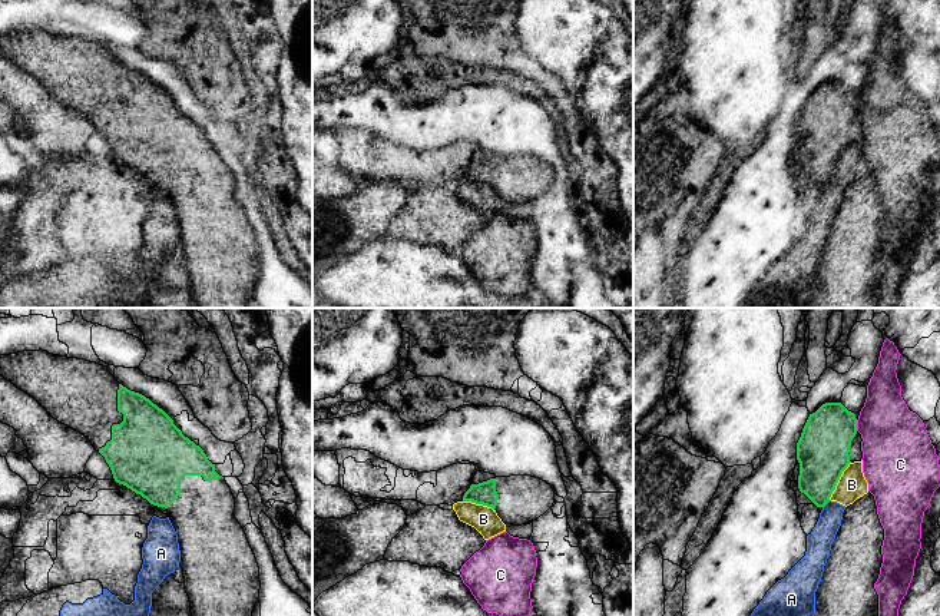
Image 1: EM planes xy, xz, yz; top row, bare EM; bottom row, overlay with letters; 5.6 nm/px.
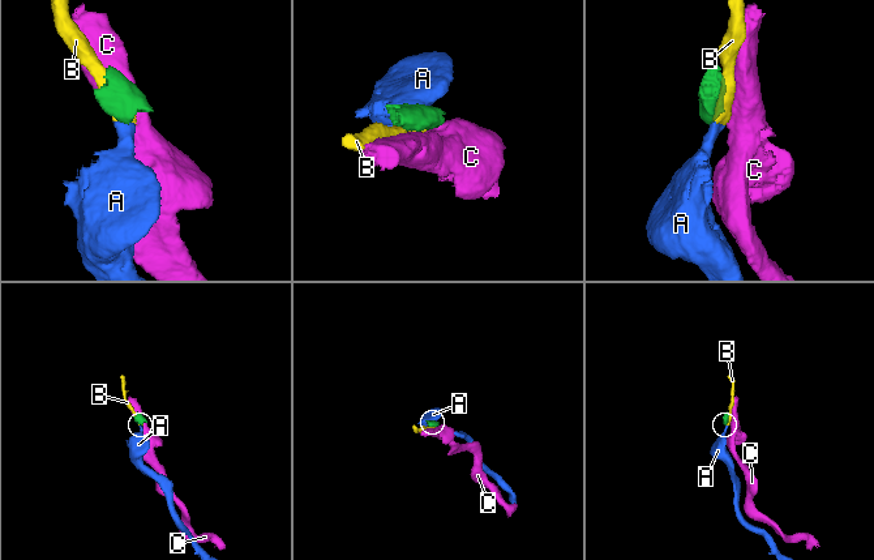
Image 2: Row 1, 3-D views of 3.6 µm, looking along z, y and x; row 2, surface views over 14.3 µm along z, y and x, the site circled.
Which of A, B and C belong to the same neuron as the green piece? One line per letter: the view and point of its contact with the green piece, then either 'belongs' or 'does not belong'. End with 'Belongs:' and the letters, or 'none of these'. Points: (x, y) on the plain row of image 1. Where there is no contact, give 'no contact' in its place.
A: contact yz (826, 182); does not belong
B: contact yz (838, 158); does not belong
C: contact yz (856, 105); does not belong
Belongs: none of these

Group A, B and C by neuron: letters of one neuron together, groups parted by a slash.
A B / C

